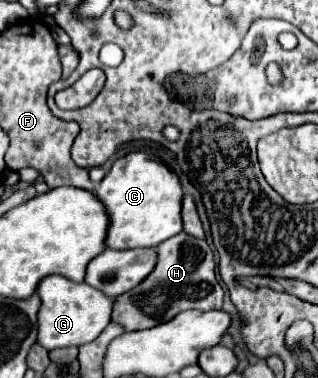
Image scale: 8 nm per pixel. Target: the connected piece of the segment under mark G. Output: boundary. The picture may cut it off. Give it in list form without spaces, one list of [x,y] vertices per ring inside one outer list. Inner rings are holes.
[[[46,276],[40,280],[36,294],[42,300],[38,310],[38,344],[48,352],[92,342],[110,324],[112,300],[86,282],[72,282],[64,276]]]

